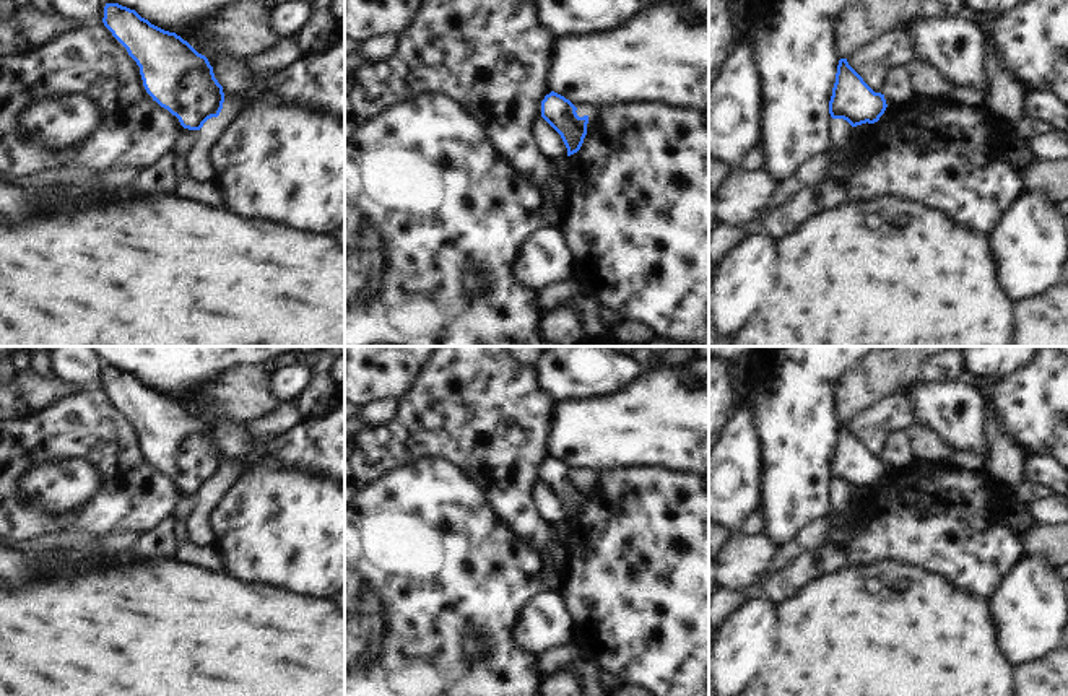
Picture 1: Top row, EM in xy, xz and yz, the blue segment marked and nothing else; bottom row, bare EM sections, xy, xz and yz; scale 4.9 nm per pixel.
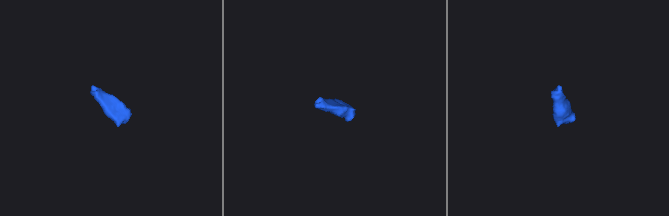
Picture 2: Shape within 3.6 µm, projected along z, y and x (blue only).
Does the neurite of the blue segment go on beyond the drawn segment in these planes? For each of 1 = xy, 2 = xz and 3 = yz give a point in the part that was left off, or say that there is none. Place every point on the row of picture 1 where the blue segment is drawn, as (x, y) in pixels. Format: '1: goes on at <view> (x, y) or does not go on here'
1: does not go on here
2: does not go on here
3: does not go on here

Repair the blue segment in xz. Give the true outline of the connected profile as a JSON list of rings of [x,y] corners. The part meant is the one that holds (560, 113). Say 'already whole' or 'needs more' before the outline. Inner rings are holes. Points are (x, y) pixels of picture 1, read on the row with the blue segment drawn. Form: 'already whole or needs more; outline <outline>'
already whole; outline [[[554,91],[541,101],[541,117],[561,135],[567,156],[580,150],[587,135],[588,115],[579,117],[575,111],[569,99]]]

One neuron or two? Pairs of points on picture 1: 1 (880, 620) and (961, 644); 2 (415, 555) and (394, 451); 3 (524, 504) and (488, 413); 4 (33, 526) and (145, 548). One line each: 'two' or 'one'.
1: one
2: two
3: one
4: two

